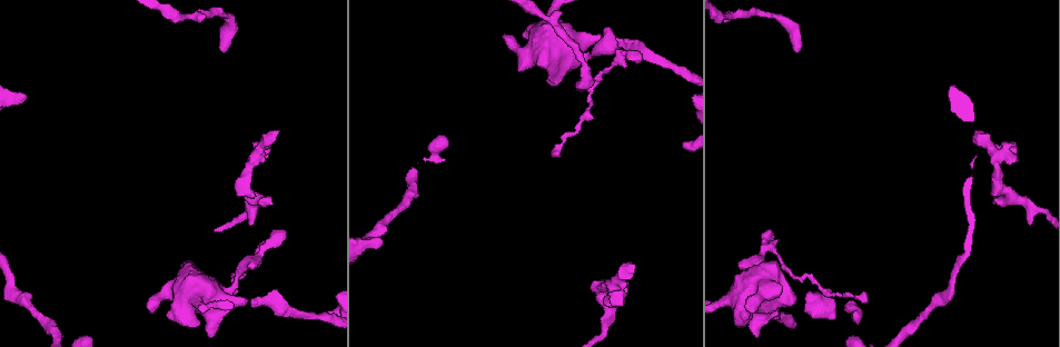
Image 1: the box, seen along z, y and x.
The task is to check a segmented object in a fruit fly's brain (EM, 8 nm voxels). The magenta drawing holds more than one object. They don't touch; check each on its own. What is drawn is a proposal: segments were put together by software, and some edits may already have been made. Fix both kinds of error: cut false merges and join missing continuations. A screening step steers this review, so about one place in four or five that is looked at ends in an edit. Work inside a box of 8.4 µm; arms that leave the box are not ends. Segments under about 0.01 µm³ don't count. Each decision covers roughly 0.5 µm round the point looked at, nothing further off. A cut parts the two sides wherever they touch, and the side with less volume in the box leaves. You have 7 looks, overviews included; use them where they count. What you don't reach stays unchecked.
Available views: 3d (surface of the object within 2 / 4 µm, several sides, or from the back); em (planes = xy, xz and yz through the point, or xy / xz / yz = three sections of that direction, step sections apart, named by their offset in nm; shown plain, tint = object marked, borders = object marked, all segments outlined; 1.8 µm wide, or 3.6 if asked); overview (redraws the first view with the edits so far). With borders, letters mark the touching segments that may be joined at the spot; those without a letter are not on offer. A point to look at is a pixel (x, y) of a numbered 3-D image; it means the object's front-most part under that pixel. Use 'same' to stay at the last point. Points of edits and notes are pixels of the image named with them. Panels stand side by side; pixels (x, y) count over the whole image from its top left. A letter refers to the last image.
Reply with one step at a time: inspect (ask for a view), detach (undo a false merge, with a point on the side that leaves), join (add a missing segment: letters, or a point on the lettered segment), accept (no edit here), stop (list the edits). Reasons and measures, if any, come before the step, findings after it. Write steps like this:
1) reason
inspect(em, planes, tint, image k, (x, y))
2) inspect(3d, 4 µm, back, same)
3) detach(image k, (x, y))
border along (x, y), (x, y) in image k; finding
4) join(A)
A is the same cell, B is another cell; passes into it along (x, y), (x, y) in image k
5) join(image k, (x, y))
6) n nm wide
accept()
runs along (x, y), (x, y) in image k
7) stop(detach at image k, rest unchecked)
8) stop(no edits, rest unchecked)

branch stops here
inspect(em, planes, borders, image 1, (22, 96))

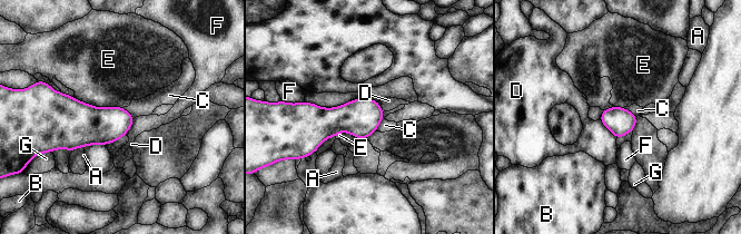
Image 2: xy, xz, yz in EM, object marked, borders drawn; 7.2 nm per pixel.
E touches over 360 nm
accept()
A, B, C, D, E, F and G are other cells; border along (384, 111), (379, 125), (374, 130) in image 2; no lettered segment goes on from it

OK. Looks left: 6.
an open end
inspect(em, planes, borders, image 1, (634, 264))

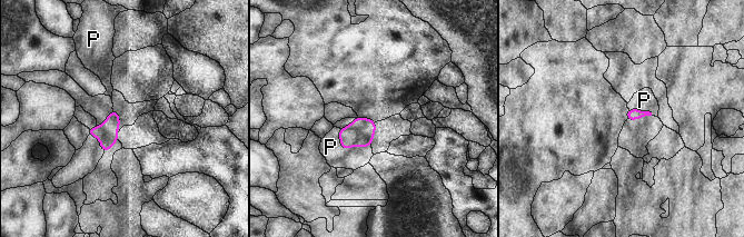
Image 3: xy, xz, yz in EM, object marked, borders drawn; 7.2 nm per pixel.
join(P)
P is the same cell; passes into it along (360, 132), (346, 149), (330, 147) in image 3; the neuron continues

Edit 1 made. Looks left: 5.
tapers out
inspect(em, planes, borders, image 1, (554, 154))

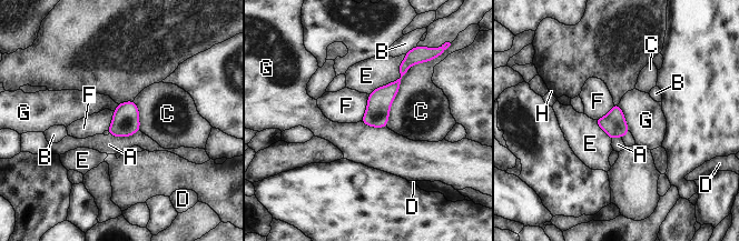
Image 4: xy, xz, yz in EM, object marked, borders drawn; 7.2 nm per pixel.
join(D)
D is the same cell, A, B, C, E, F, G and H are other cells; passes into it along (613, 124), (626, 134), (629, 140) in image 4; it goes on there

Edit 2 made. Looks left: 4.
stop(join at image 3, join at image 4, rest unchecked)

